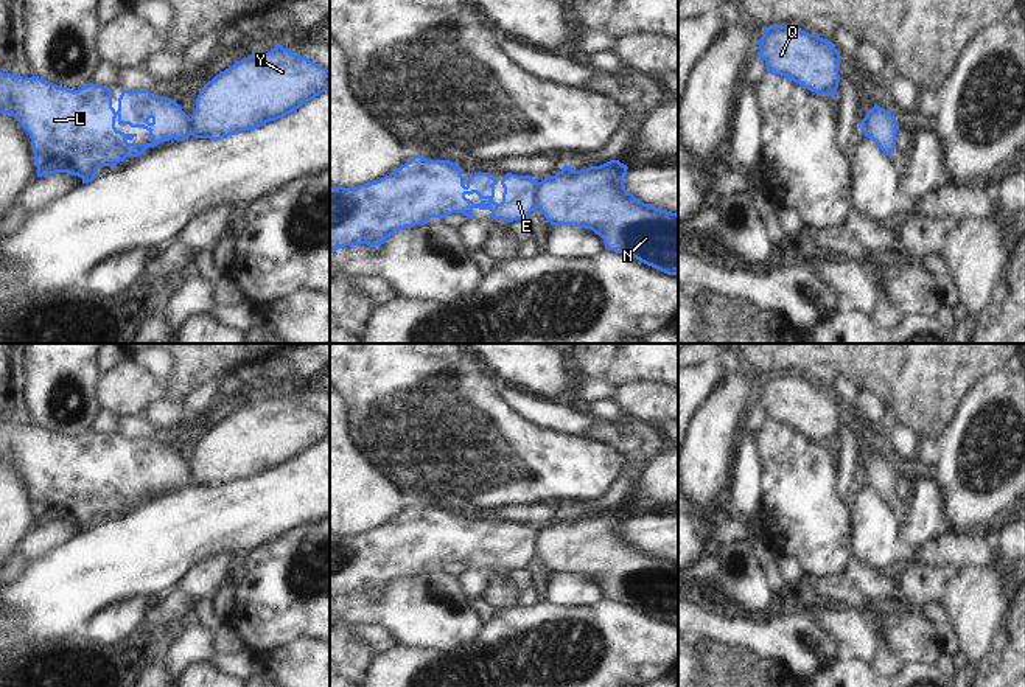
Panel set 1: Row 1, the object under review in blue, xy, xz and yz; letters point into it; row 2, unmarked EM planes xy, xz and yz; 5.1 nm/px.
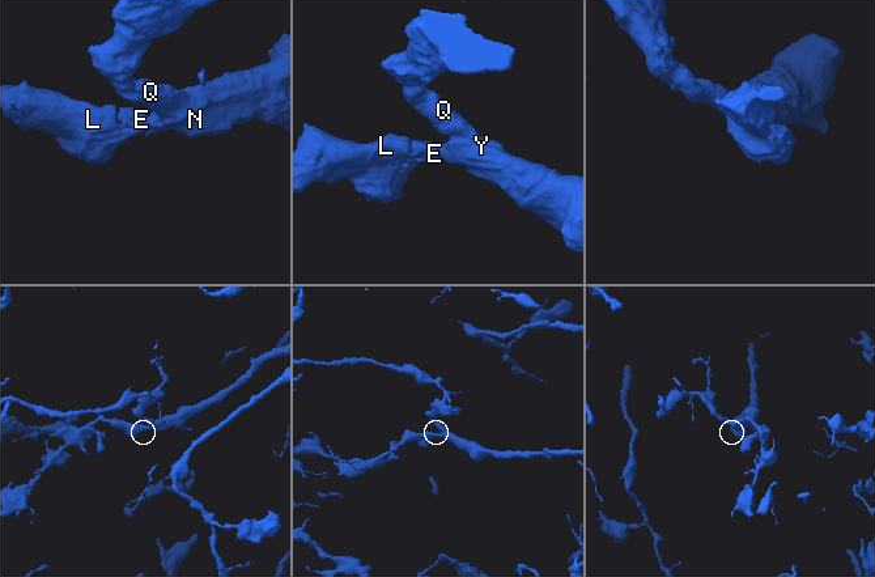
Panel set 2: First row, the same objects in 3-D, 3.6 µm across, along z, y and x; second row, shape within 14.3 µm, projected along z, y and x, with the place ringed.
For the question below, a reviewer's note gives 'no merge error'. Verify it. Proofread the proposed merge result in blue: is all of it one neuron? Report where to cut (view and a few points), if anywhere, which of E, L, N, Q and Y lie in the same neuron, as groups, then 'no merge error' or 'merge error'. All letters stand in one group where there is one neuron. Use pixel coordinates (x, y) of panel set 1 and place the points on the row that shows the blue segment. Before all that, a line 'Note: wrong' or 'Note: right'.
Note: wrong
cut xz (542, 182), (537, 207); groups E L / N Q Y; merge error

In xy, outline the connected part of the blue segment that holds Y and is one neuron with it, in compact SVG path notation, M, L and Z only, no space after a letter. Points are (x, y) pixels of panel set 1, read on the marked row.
M283 45L254 53L208 81L196 98L193 137L221 140L286 117L330 87L330 70Z

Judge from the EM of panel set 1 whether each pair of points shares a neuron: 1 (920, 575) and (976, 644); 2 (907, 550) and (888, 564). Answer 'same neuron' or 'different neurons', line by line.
1: same neuron
2: different neurons

